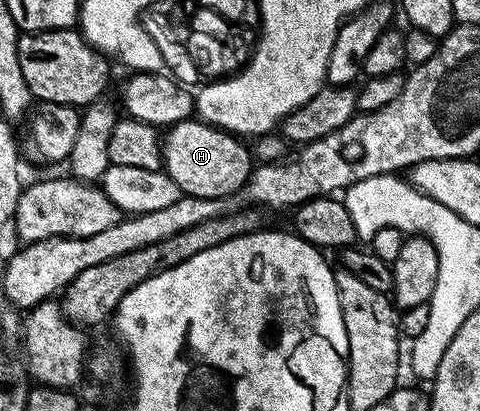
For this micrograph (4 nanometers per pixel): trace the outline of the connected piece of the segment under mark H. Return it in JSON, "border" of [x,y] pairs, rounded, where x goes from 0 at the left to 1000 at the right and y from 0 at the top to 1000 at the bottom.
{"border":[[[402,285],[383,290],[381,297],[365,302],[342,321],[340,414],[356,431],[356,440],[365,440],[365,450],[373,450],[379,474],[425,484],[469,484],[485,474],[519,438],[519,426],[531,404],[531,387],[521,360],[517,355],[510,360],[502,348],[508,345],[496,331],[465,319],[440,299],[413,294]]]}

